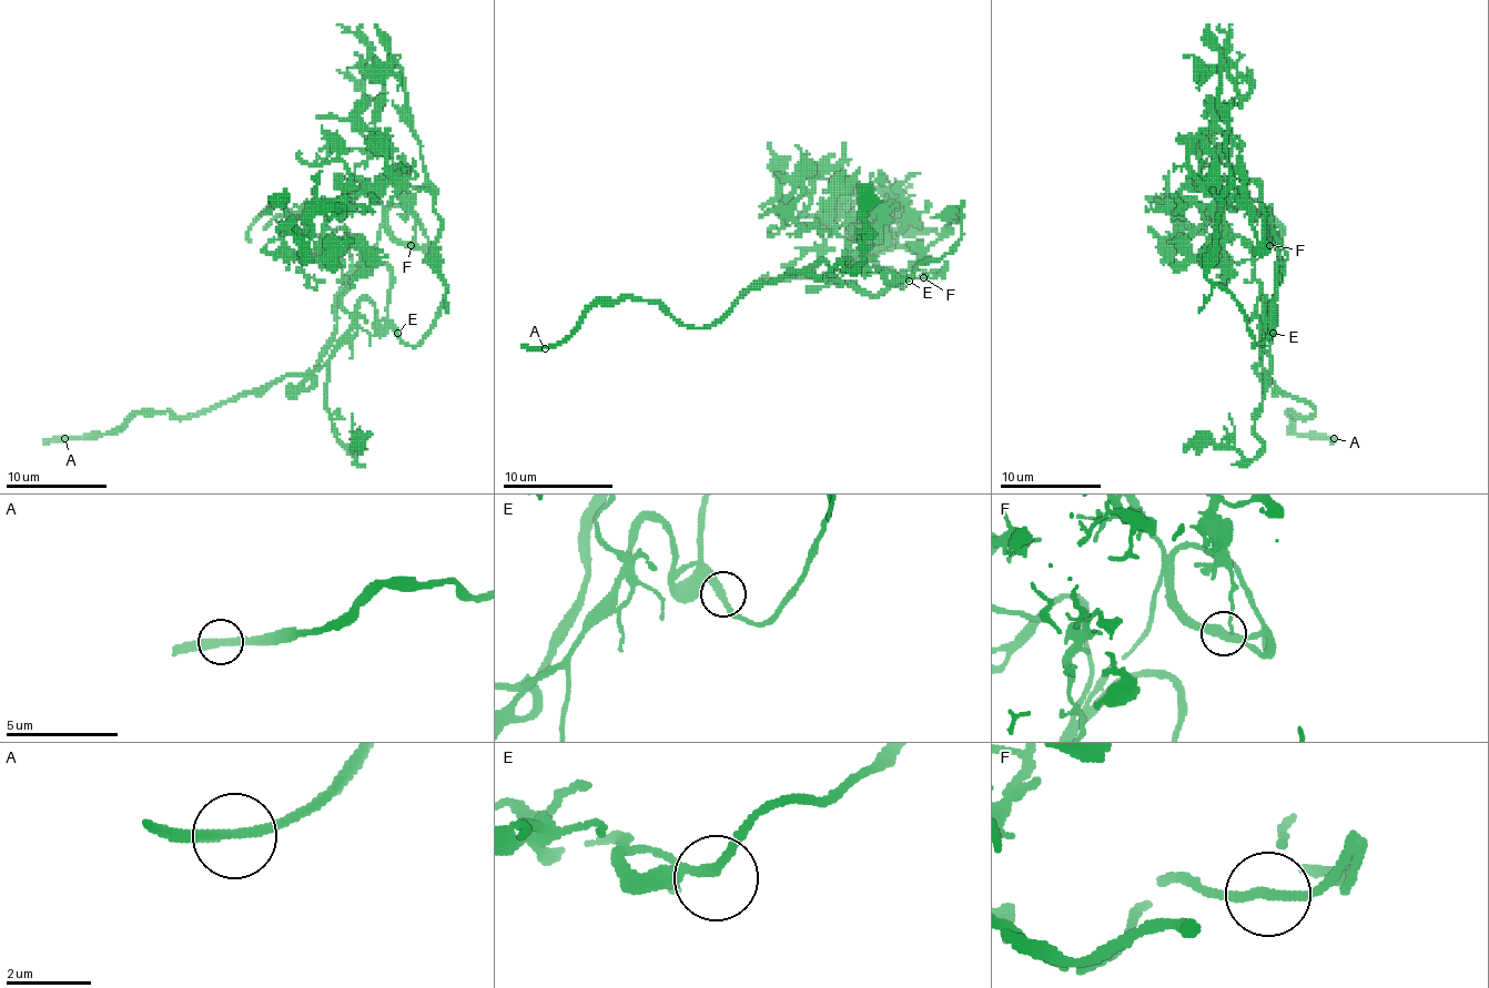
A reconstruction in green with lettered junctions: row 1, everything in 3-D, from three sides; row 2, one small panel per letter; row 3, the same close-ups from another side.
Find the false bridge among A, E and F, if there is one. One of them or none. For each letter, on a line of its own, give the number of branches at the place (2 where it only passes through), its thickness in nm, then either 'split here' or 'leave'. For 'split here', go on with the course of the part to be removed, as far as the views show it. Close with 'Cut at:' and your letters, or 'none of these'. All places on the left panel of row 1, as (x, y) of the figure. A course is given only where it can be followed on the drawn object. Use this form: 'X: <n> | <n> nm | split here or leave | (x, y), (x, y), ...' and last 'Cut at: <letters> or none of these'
A: 2 | 280 nm | leave
E: 2 | 260 nm | leave
F: 2 | 280 nm | leave
Cut at: none of these

